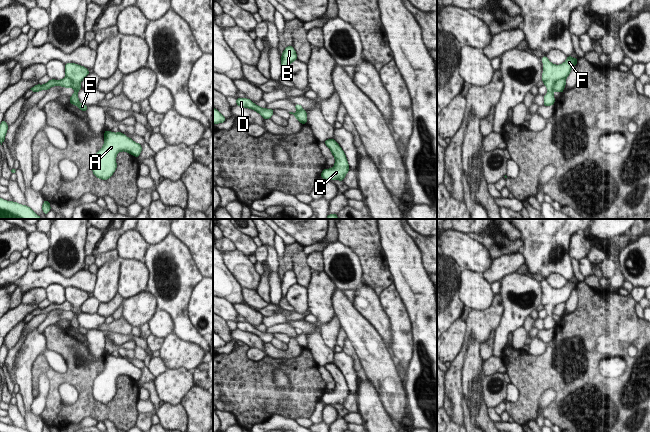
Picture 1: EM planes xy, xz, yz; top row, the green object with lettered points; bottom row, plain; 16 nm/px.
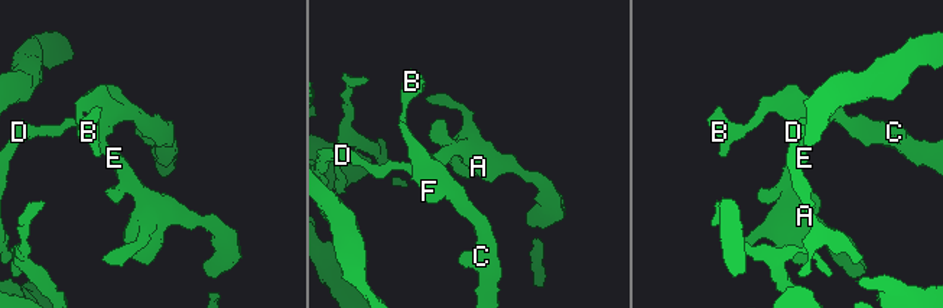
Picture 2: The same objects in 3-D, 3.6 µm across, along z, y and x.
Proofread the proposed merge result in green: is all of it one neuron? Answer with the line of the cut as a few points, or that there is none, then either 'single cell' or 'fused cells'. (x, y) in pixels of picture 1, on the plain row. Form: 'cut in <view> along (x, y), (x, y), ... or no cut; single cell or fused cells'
cut in yz along (565, 302), (558, 303), (551, 313); fused cells

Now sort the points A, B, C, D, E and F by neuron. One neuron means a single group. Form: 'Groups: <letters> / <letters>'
Groups: A B C E F / D.

